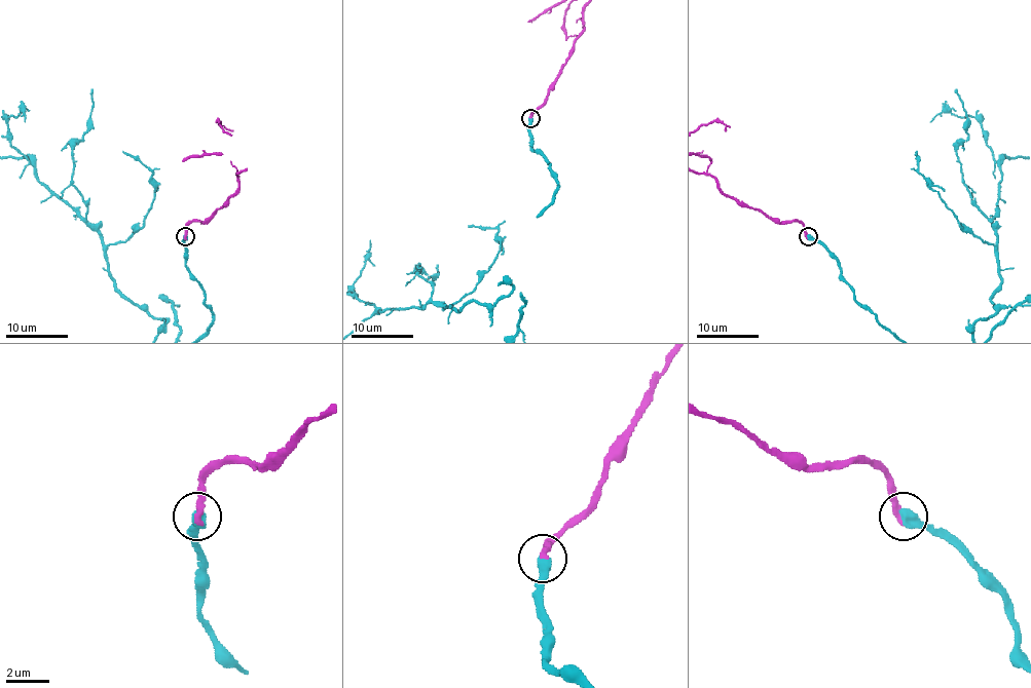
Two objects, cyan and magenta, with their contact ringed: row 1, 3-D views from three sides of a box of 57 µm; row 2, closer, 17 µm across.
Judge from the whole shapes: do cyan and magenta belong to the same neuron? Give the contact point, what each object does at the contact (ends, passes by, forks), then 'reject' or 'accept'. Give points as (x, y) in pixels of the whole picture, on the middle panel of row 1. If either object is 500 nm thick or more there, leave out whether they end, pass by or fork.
at (530, 118); accept

